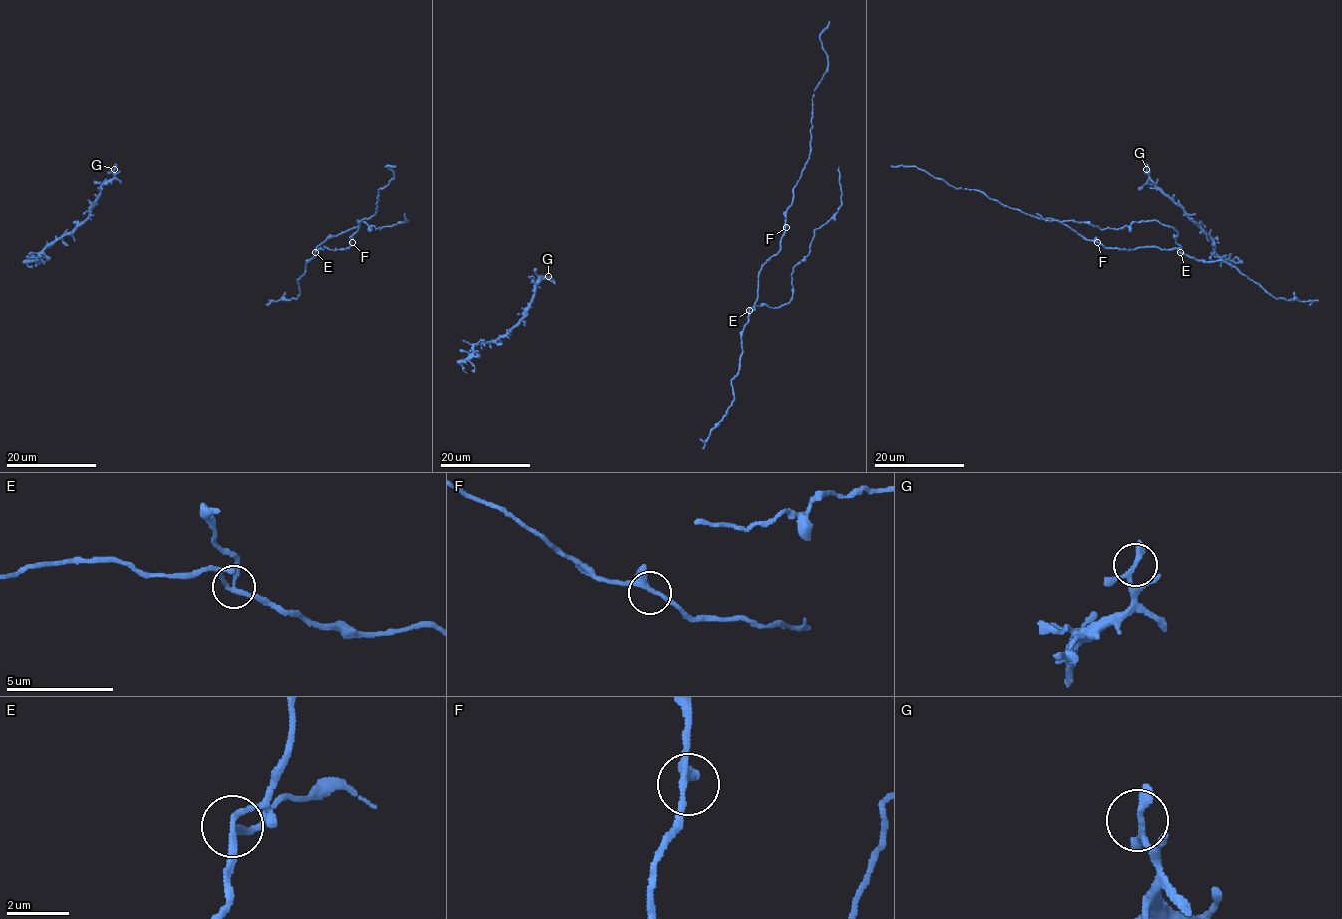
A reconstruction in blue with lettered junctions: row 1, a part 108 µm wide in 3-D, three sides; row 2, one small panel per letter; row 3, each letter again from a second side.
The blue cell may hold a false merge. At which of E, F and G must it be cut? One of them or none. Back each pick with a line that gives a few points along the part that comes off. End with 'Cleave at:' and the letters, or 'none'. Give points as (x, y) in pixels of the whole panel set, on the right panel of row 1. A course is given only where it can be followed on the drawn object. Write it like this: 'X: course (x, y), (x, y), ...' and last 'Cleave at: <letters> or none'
E: course (1180, 251), (1174, 238), (1177, 232), (1155, 220), (1101, 229), (1086, 222), (1049, 221), (1036, 213)
Cleave at: E

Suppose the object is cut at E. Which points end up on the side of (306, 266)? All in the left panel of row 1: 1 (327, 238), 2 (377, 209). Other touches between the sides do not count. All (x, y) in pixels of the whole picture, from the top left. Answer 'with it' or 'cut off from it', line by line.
1: cut off from it
2: with it

